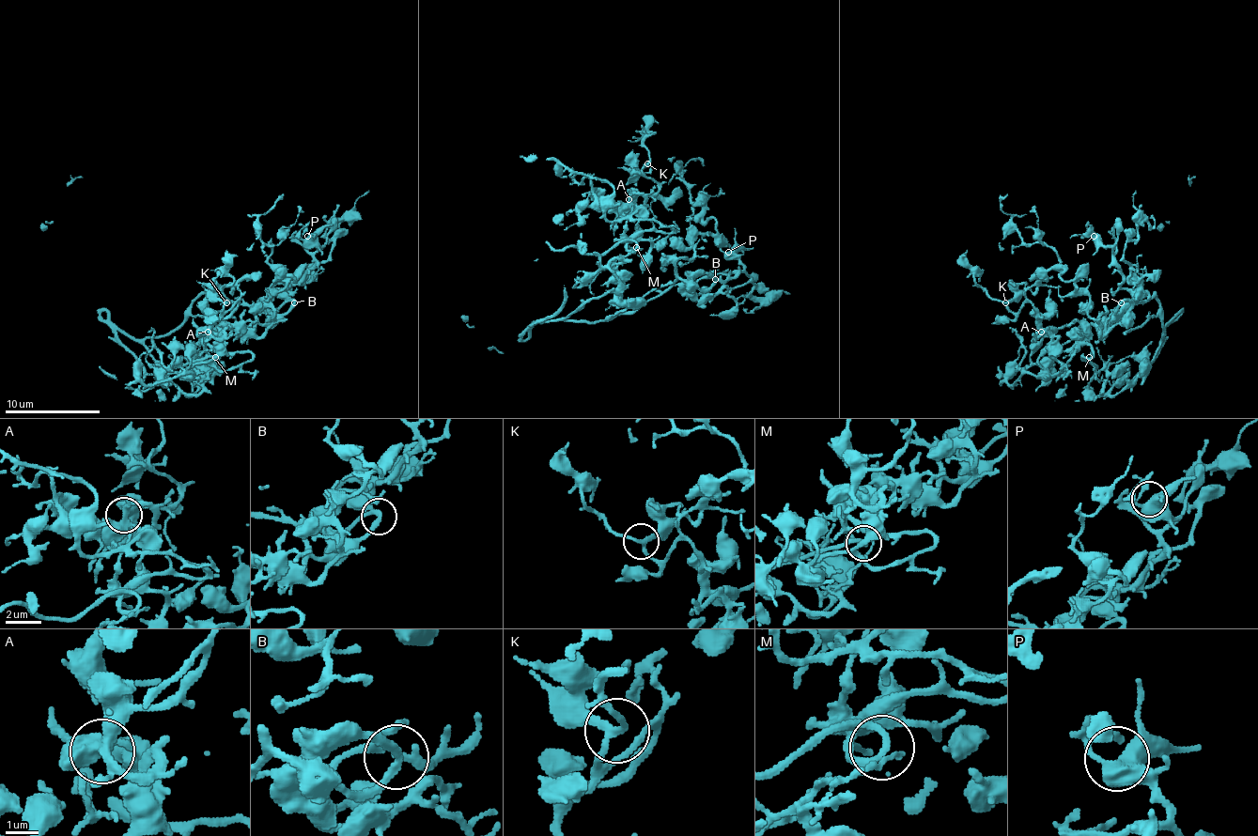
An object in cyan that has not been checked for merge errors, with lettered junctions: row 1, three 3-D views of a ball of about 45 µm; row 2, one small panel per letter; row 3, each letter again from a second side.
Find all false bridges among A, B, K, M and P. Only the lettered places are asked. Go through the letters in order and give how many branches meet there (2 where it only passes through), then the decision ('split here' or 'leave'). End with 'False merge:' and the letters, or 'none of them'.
A: branches 5; leave
B: branches 2; leave
K: branches 3; leave
M: branches 4; leave
P: branches 4; leave
False merge: none of them

